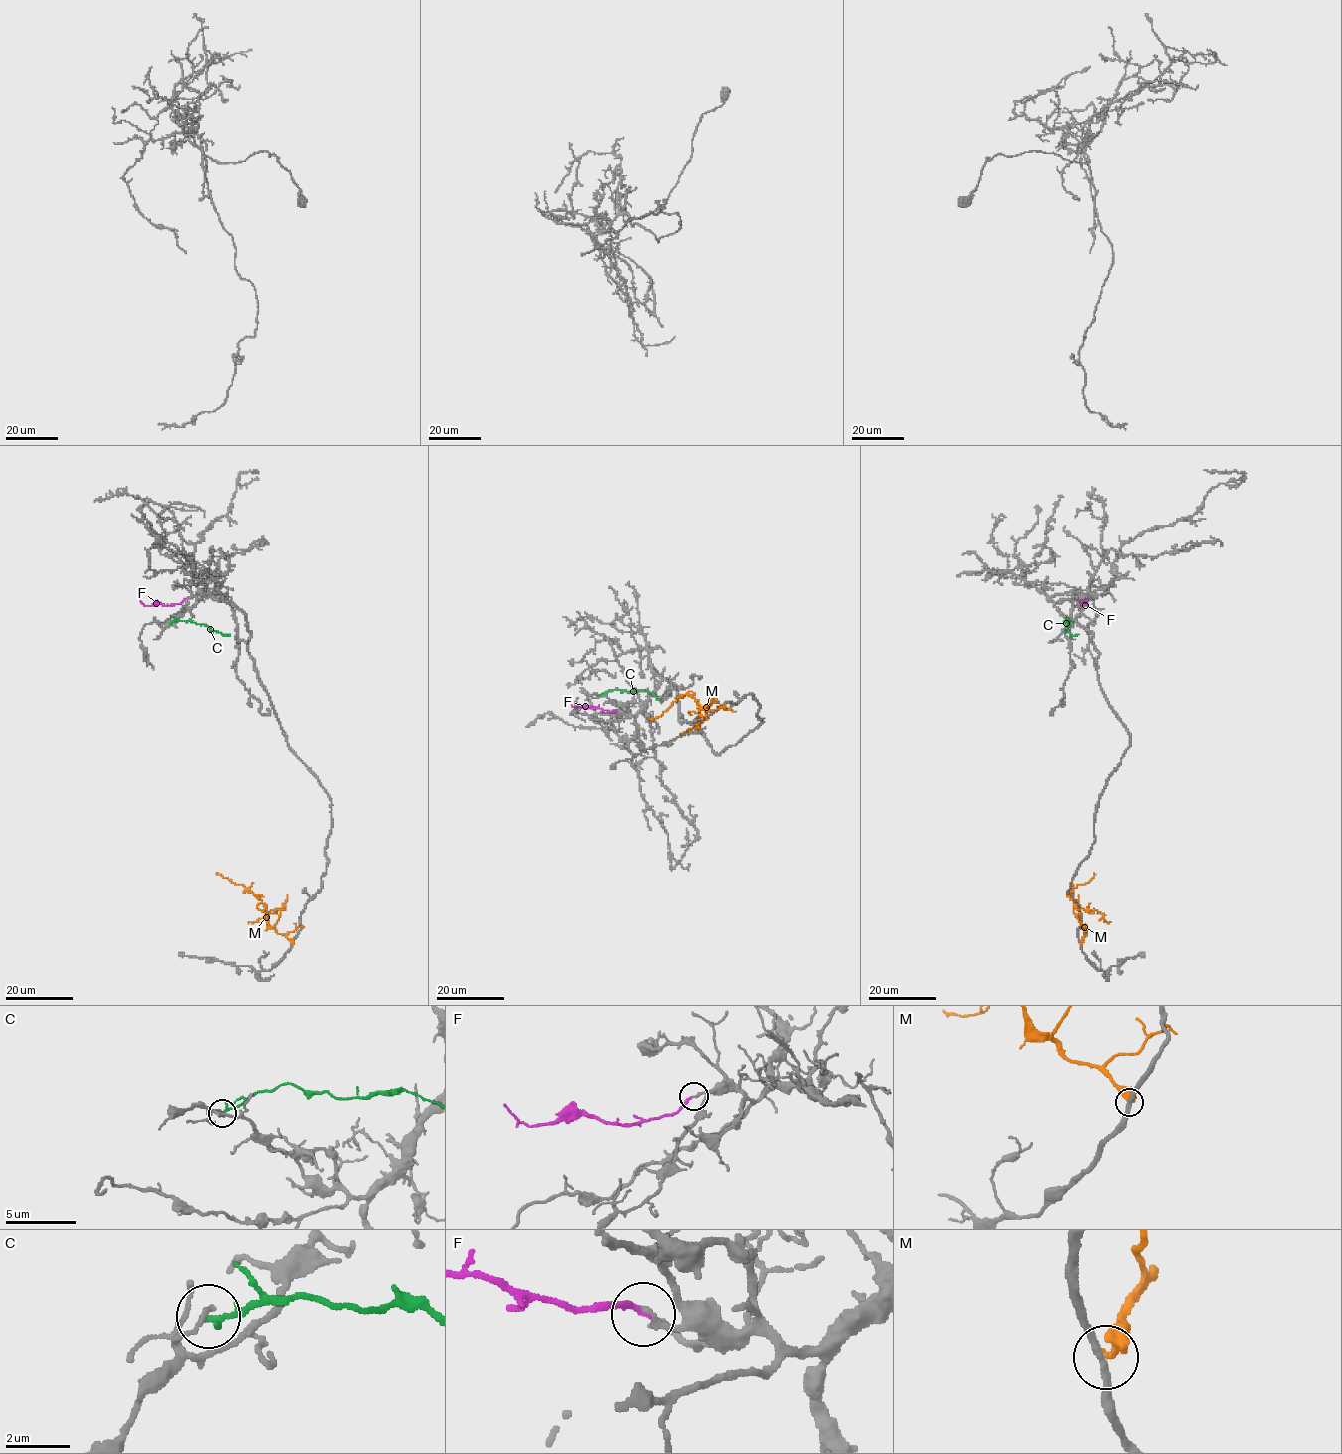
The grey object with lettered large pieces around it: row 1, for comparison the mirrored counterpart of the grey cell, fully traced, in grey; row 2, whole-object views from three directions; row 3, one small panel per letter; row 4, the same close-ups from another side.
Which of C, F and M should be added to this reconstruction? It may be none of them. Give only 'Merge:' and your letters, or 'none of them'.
Merge: F

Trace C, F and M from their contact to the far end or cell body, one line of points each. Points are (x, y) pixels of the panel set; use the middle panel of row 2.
C: (600, 696), (617, 688), (628, 691), (647, 691), (661, 703)
F: (617, 712), (571, 705)
M: (723, 705), (716, 710), (704, 709), (692, 697), (681, 695), (660, 716), (647, 718)

